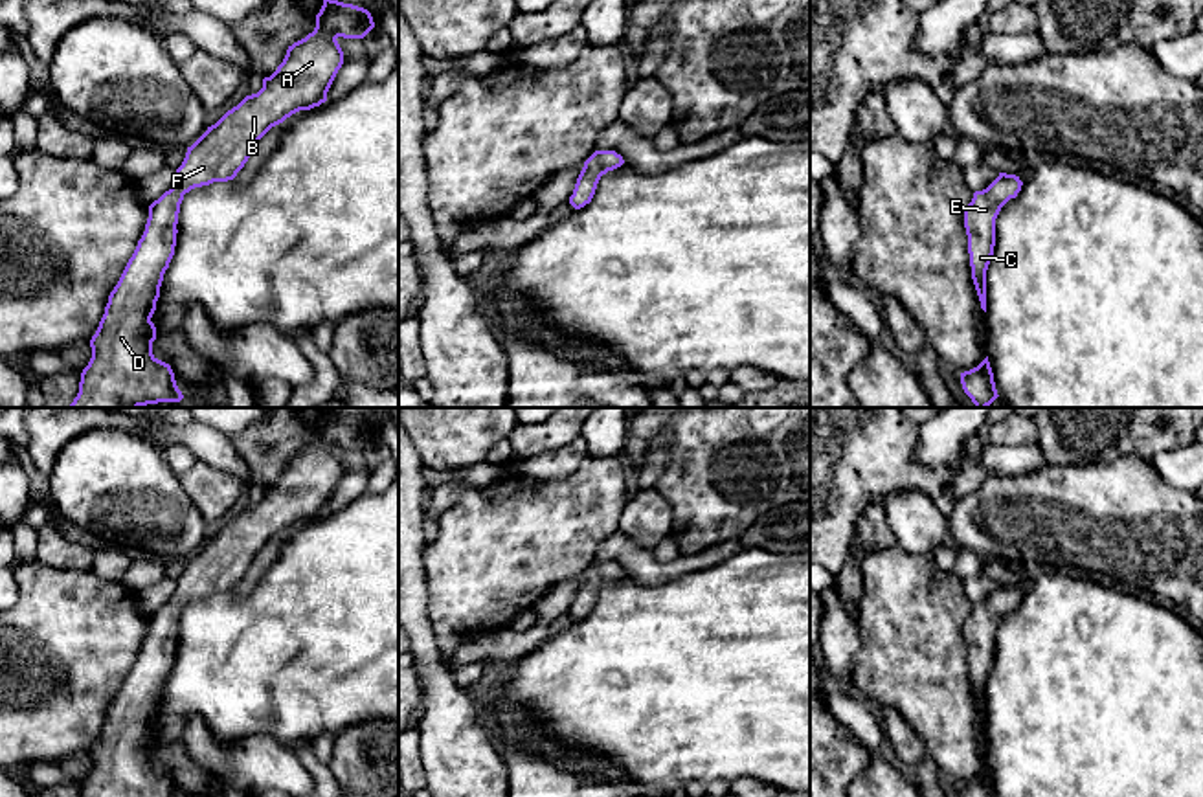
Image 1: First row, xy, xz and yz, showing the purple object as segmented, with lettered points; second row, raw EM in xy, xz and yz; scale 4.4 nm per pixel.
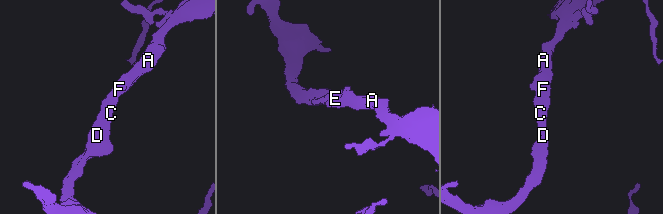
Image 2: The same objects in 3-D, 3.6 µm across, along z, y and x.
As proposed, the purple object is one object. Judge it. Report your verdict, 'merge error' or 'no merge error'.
no merge error

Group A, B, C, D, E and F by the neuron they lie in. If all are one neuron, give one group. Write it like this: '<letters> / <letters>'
A B C D E F

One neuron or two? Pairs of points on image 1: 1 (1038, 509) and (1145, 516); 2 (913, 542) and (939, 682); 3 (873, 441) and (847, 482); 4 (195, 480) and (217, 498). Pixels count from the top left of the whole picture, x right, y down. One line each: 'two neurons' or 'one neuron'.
1: one neuron
2: two neurons
3: one neuron
4: one neuron

